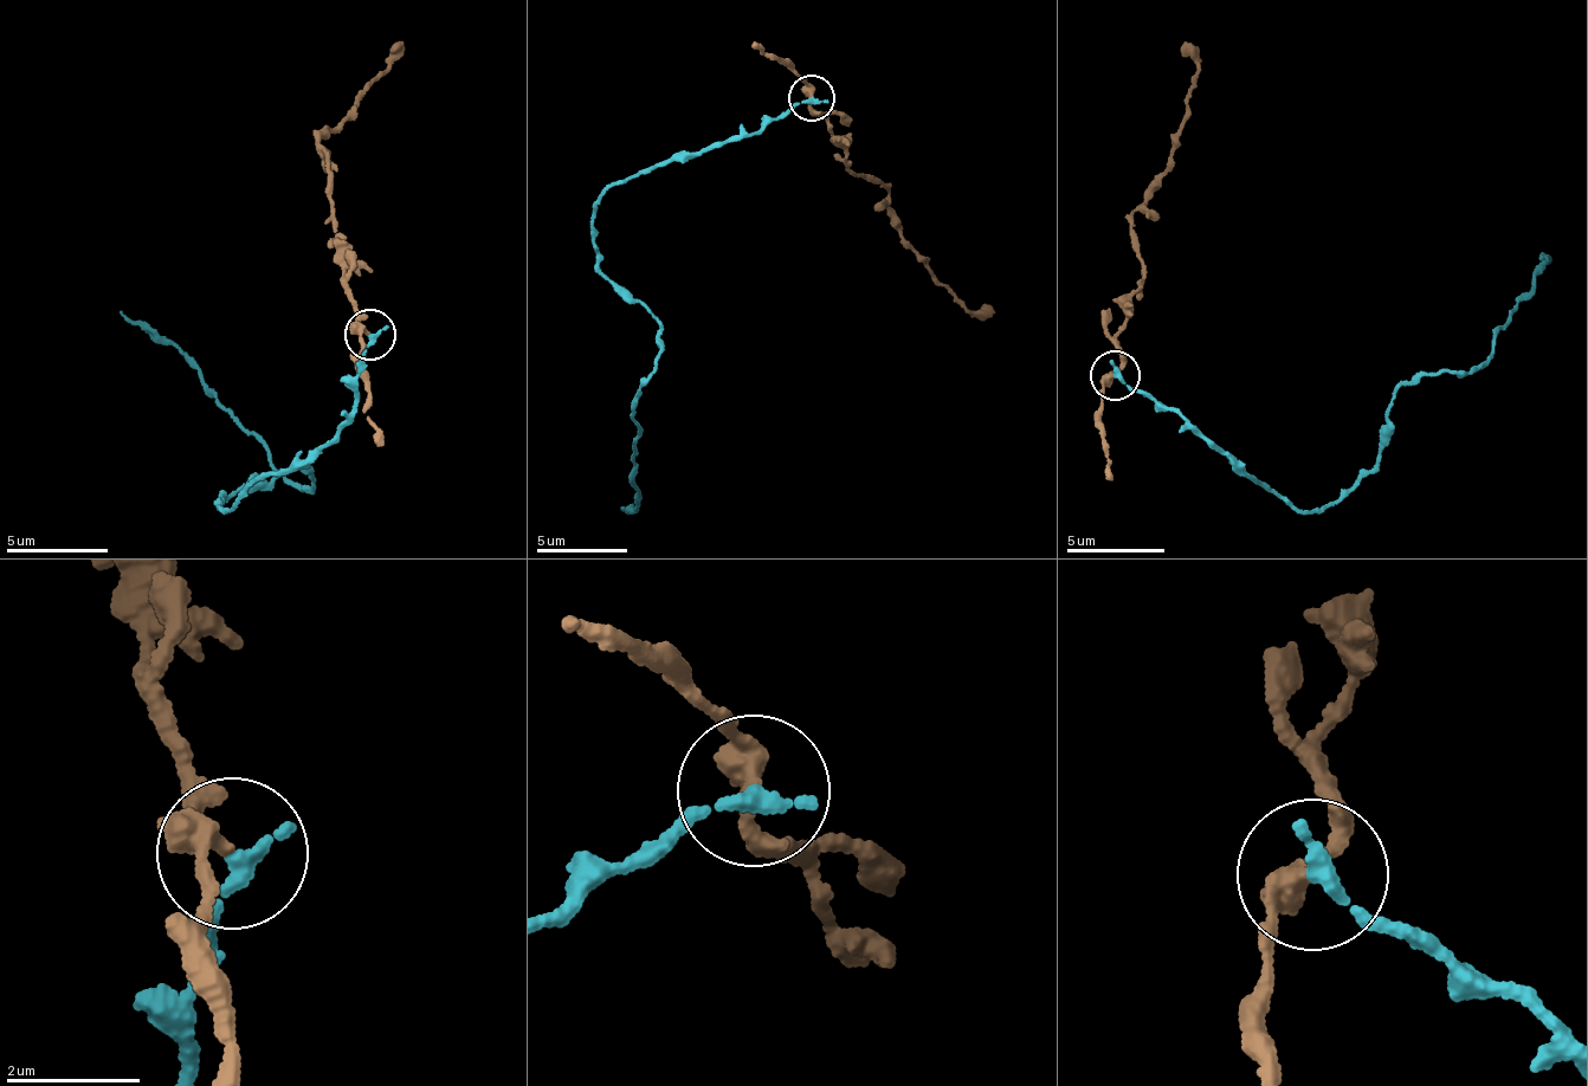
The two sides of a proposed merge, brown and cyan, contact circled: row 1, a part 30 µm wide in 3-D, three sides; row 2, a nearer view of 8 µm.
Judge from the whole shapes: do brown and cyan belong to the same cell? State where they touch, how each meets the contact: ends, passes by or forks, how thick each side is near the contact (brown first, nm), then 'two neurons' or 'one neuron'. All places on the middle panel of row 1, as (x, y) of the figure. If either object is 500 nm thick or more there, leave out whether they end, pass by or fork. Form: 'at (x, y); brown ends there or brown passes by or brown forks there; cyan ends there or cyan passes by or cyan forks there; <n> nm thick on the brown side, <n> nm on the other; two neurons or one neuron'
at (812, 98); brown passes by; cyan ends there; 300 nm thick on the brown side, 240 nm on the other; two neurons

